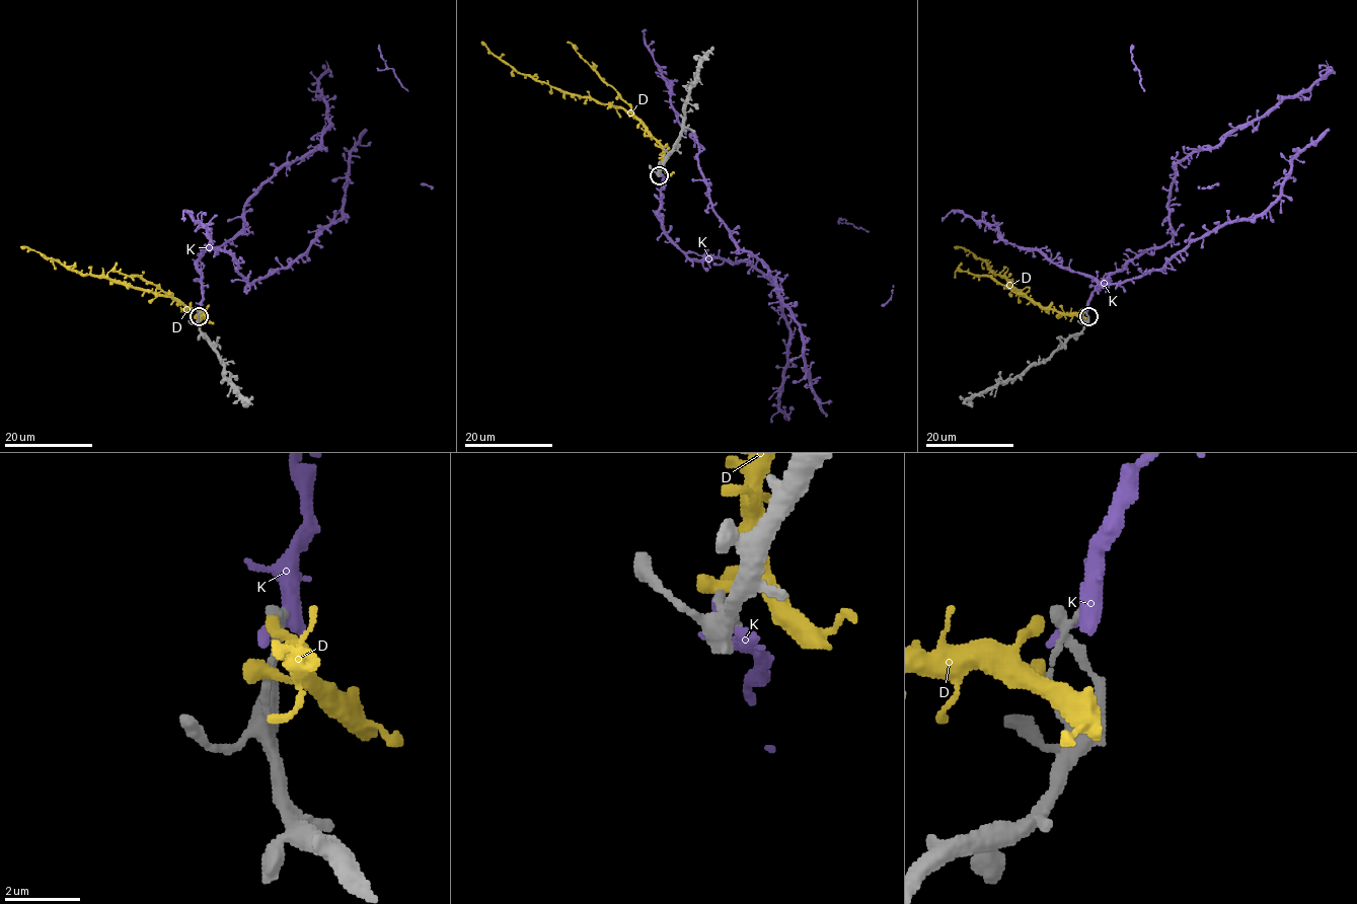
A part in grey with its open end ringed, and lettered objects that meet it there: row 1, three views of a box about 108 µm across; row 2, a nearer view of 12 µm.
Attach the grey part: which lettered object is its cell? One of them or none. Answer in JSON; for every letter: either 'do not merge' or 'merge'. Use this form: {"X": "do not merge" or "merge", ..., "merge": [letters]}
{"D": "do not merge", "K": "do not merge", "merge": []}

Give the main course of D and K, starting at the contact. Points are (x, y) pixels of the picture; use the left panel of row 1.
D: (198, 316), (202, 313), (187, 310), (169, 297), (75, 272), (21, 246)
K: (199, 310), (200, 257), (240, 231), (262, 184), (318, 147), (328, 127), (318, 79), (331, 77)

